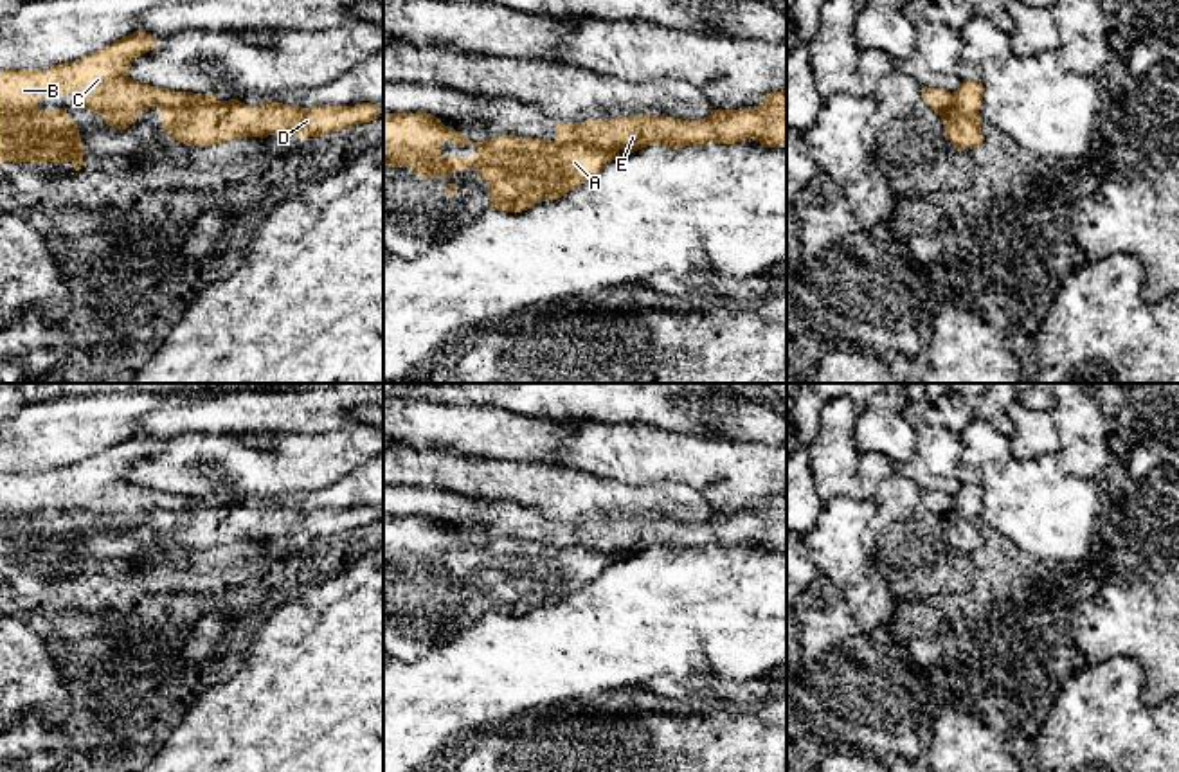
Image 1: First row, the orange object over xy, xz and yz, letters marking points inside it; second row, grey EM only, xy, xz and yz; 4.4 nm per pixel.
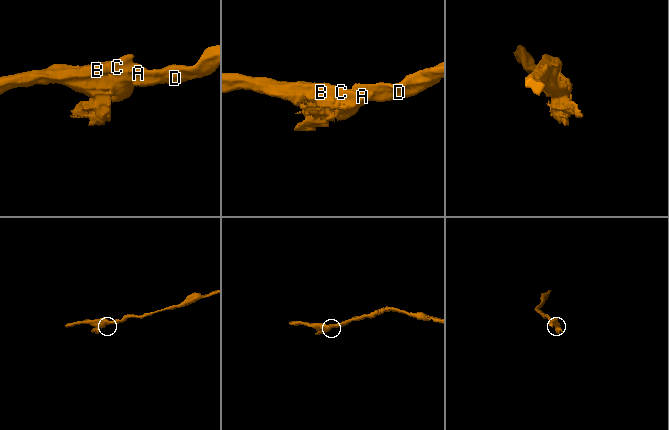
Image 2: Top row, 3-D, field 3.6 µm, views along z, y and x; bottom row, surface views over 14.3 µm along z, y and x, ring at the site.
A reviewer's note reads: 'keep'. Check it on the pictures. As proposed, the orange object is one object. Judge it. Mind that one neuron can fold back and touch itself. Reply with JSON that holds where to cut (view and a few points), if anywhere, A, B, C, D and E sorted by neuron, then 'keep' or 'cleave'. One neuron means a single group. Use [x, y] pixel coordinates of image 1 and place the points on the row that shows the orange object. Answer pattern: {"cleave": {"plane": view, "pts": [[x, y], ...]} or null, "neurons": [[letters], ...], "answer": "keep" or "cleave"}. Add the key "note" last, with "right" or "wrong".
{"cleave": {"plane": "xz", "pts": [[557, 141], [593, 144], [616, 152]]}, "neurons": [["A", "B", "C"], ["D", "E"]], "answer": "cleave", "note": "wrong"}

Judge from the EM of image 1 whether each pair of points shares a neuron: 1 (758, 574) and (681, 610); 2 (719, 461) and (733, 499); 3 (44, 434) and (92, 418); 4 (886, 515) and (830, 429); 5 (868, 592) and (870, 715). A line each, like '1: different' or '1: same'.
1: same
2: same
3: same
4: different
5: different

